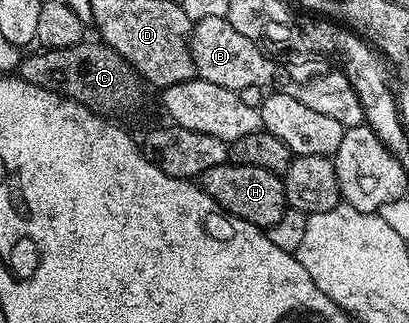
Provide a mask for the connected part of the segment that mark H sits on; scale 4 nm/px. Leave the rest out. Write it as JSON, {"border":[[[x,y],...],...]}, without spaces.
{"border":[[[227,160],[218,166],[206,169],[201,174],[200,186],[225,212],[252,222],[263,230],[275,225],[288,207],[281,175],[258,166],[244,166]]]}

